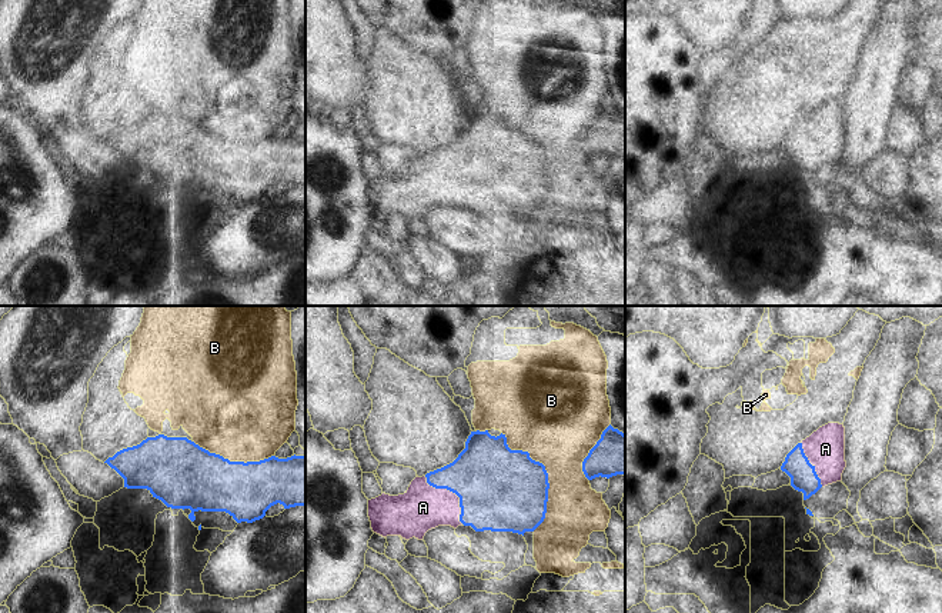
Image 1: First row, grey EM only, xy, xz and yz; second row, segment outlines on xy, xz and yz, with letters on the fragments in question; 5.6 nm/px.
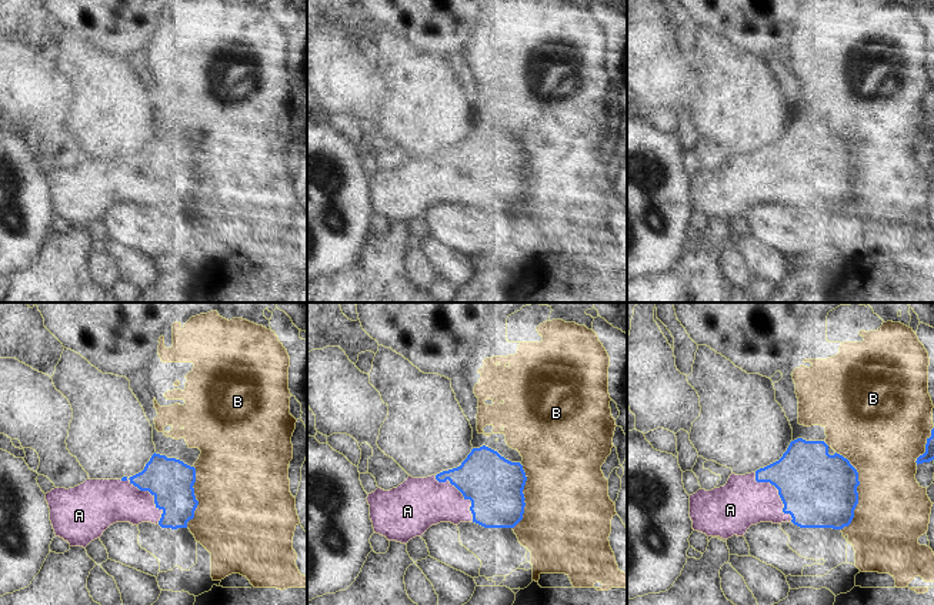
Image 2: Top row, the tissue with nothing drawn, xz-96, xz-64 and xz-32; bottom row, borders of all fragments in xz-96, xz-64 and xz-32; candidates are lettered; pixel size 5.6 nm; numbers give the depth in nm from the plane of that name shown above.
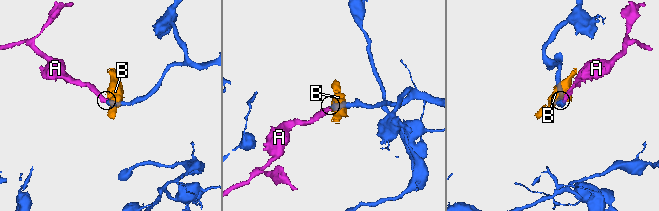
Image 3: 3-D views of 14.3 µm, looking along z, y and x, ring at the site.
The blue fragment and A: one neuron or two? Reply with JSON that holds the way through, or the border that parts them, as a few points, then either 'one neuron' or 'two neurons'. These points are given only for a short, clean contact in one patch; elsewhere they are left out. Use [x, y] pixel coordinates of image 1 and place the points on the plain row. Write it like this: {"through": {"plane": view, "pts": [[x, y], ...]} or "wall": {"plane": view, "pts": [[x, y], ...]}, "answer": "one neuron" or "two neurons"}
{"answer": "one neuron"}

